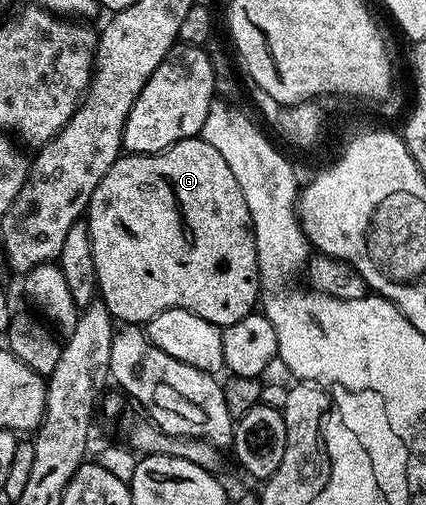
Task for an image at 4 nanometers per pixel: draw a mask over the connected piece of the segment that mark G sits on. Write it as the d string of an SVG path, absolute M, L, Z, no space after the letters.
M203 138L183 140L177 144L171 144L161 152L150 154L121 154L106 170L102 182L94 186L94 194L88 203L86 223L90 230L90 246L94 250L94 274L98 274L99 299L103 300L106 310L112 316L113 321L124 326L144 326L149 320L153 320L162 310L181 308L198 314L198 318L206 318L206 322L216 324L221 330L230 327L238 318L246 318L257 307L261 299L260 271L256 261L256 239L252 233L252 219L250 210L246 206L246 198L242 198L242 186L238 186L238 178L234 178L230 166L226 166L226 158L210 146Z

